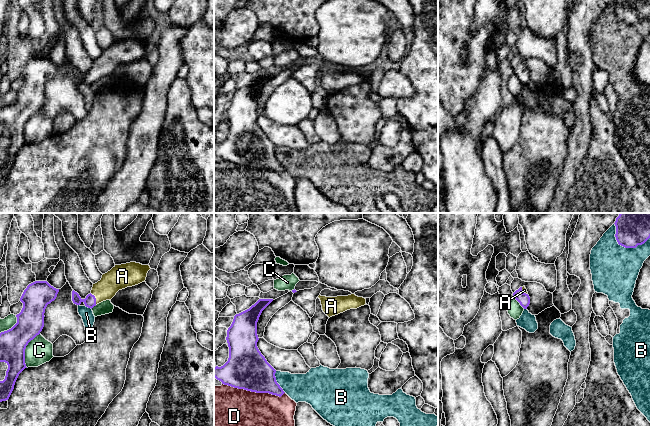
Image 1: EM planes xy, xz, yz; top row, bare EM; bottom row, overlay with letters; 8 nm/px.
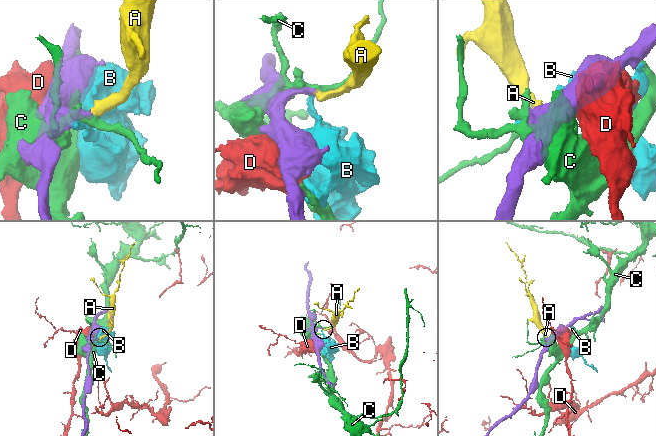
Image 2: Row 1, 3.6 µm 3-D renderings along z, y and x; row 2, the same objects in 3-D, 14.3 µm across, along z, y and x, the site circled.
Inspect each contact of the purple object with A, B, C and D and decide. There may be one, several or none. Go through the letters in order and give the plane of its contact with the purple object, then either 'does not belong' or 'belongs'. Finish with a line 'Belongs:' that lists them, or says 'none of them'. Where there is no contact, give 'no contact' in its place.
A: contact in xy; belongs
B: contact in yz; does not belong
C: contact in xy; does not belong
D: contact in xz; does not belong
Belongs: A

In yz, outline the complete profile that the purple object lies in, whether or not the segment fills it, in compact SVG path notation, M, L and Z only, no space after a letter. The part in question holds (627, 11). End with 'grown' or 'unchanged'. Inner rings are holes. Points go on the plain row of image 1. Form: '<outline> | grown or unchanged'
M615 0L616 16L625 24L636 24L650 14L650 0Z | unchanged

